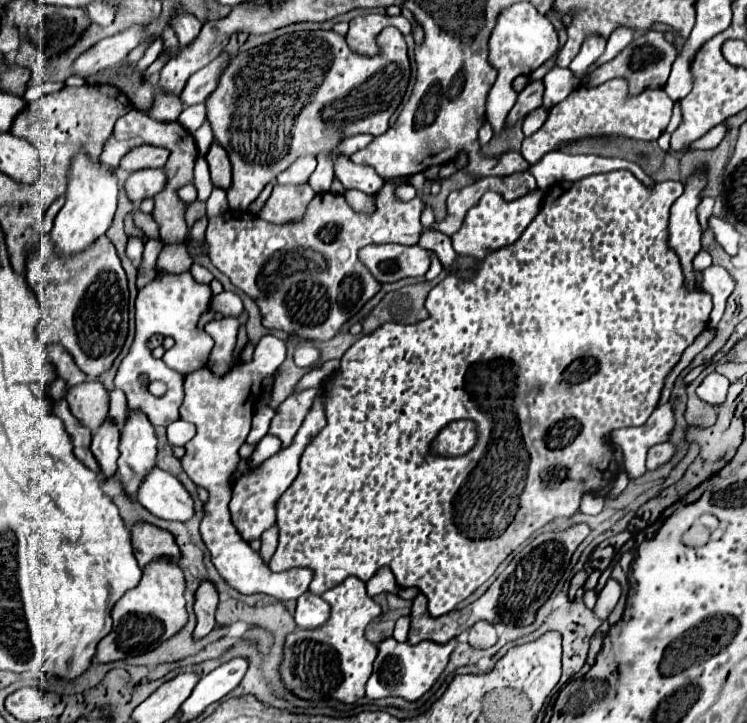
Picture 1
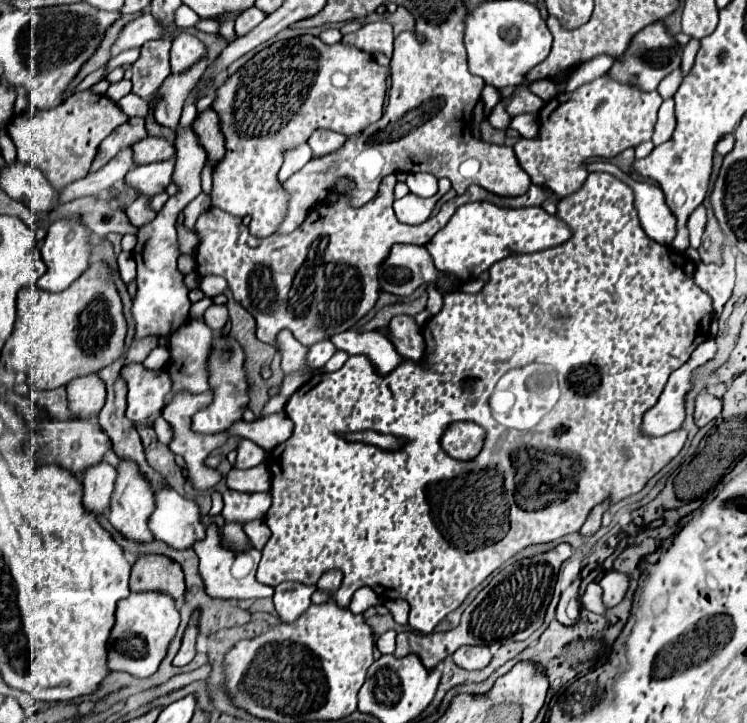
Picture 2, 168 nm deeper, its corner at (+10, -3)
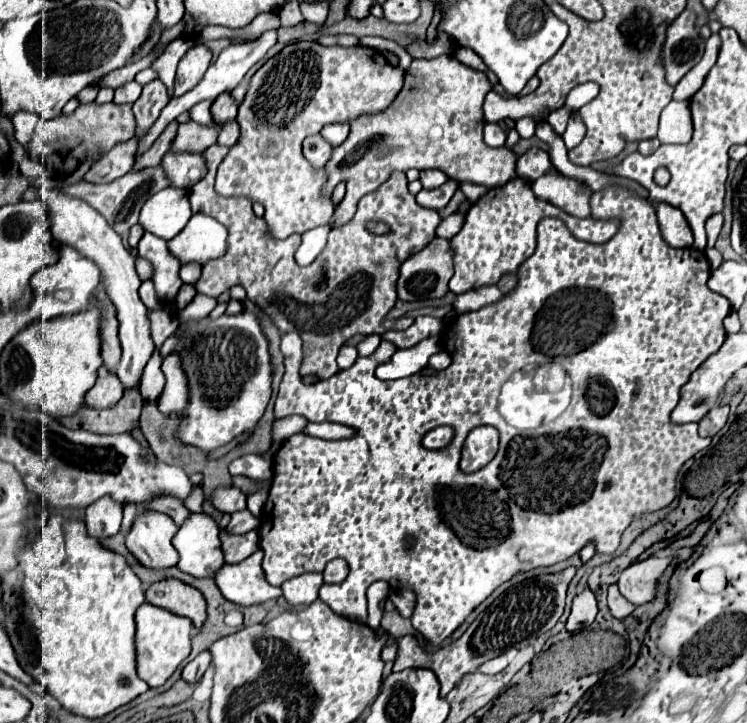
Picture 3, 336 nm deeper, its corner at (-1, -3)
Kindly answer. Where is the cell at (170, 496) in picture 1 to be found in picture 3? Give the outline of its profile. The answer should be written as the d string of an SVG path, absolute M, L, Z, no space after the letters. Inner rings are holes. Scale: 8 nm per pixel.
M190 513L172 539L180 553L178 567L194 577L214 575L224 563L218 533L220 527L208 513Z

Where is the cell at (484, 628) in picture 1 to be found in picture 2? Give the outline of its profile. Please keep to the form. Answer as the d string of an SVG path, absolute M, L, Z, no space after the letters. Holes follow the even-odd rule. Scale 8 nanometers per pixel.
M461 647L455 651L453 661L467 671L477 671L489 665L491 661L491 653L489 647Z

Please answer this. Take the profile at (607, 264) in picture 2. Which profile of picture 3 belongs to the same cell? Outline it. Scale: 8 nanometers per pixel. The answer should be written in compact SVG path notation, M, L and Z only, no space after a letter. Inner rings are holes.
M610 185L602 191L592 193L590 209L592 209L594 219L602 219L602 221L618 219L620 223L618 223L616 235L602 245L582 243L582 241L572 237L572 234L560 219L543 219L537 227L538 247L536 247L534 255L518 267L516 287L492 305L484 305L484 307L480 307L478 311L472 311L472 313L460 313L454 321L450 321L442 329L442 335L440 335L442 349L448 355L452 355L452 365L446 367L444 371L416 373L412 377L404 377L404 379L396 379L396 381L380 381L374 375L376 367L387 362L387 359L391 358L397 350L391 342L382 340L380 346L372 355L358 357L356 363L350 369L338 371L336 375L332 375L326 381L304 385L300 381L300 373L298 373L298 367L300 367L300 337L290 335L290 333L282 337L280 349L284 353L286 373L284 373L284 379L280 383L280 393L278 393L276 407L274 407L274 417L280 419L284 415L294 415L296 413L296 415L304 415L312 423L334 421L334 423L352 425L354 429L358 429L358 433L352 439L342 439L342 441L324 441L324 439L314 439L314 437L302 433L302 435L296 435L296 437L290 437L288 441L284 441L282 447L278 449L278 453L274 455L274 481L272 481L272 487L270 487L270 501L266 501L264 513L260 517L260 549L264 551L264 573L266 573L266 579L272 585L282 585L284 581L288 581L292 577L298 577L302 573L322 571L328 561L332 561L336 557L342 557L350 565L350 573L348 573L346 581L338 583L338 585L326 585L326 587L320 589L320 599L328 607L332 607L342 617L354 619L358 623L366 623L368 616L366 589L374 581L386 581L390 585L390 589L396 589L396 591L412 589L416 593L416 607L414 607L414 613L412 613L414 629L420 631L428 641L442 643L474 611L474 607L478 607L498 585L502 585L504 581L508 581L516 573L564 561L564 559L572 557L574 553L578 553L588 541L596 543L598 553L614 553L618 543L620 543L620 535L624 533L624 529L630 525L630 521L634 517L638 517L646 511L656 511L656 509L668 505L674 499L674 479L676 479L678 469L692 455L696 455L700 449L704 449L708 445L708 441L698 435L698 423L672 425L670 423L670 413L680 399L680 387L698 369L698 365L702 361L706 361L708 355L718 351L720 345L724 343L726 331L724 331L722 319L730 313L730 305L722 295L716 295L708 289L706 281L708 281L708 275L710 275L710 263L708 263L708 259L702 251L698 251L698 249L676 251L676 249L672 249L664 243L664 239L660 237L660 231L658 231L654 205L648 199L640 197L638 193L634 193L626 187ZM546 361L560 363L568 371L568 375L572 379L572 403L568 405L568 409L556 421L552 421L548 425L542 425L538 429L520 431L516 427L510 427L500 417L500 413L496 411L498 409L500 387L508 381L508 377L514 371L518 371L518 369L522 369L530 363L544 365ZM440 425L450 425L454 429L454 441L450 441L450 445L444 447L444 449L426 451L420 443L424 433L428 433L430 429L440 427ZM476 425L492 425L500 431L500 451L480 471L464 473L458 467L460 449L462 449L462 443L464 443L466 435Z

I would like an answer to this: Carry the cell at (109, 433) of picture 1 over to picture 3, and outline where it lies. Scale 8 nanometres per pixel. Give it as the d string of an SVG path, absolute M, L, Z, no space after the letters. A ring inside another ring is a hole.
M110 495L100 497L86 509L86 531L90 537L110 537L120 531L124 505Z

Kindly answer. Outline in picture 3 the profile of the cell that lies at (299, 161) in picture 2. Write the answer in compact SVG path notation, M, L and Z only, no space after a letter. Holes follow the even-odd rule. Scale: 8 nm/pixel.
M312 135L308 139L304 139L304 157L310 161L310 165L314 169L324 167L324 161L328 161L330 153L332 153L332 145L328 145L320 135Z

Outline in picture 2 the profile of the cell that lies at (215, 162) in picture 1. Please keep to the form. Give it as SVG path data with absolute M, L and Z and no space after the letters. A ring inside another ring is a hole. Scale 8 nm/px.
M211 107L197 113L197 117L193 121L193 129L199 135L199 141L203 143L211 163L221 161L225 155L225 137L221 133L219 115Z

